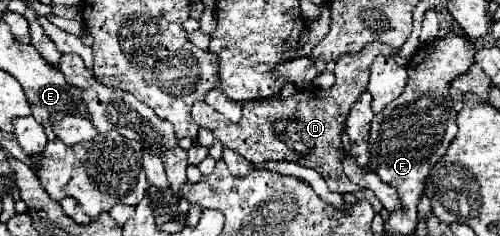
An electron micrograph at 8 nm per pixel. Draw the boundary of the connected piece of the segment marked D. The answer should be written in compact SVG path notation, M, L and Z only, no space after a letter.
M372 42L372 44L364 46L364 50L360 50L360 54L340 58L340 62L336 62L336 68L334 68L336 82L330 90L304 88L288 98L272 96L272 98L244 102L244 116L236 124L228 122L220 112L210 108L206 102L196 102L192 108L194 122L202 128L212 130L214 136L224 144L224 148L232 148L232 150L240 152L246 160L250 160L254 164L268 162L268 160L288 160L288 162L296 162L296 164L308 166L308 168L320 170L320 176L326 180L326 184L332 192L342 192L342 194L352 192L358 199L369 201L375 213L380 213L383 205L375 194L350 182L348 176L344 172L340 172L342 170L340 130L344 128L344 120L346 120L350 106L366 90L372 60L378 54L384 54L384 50L386 50L384 44Z

